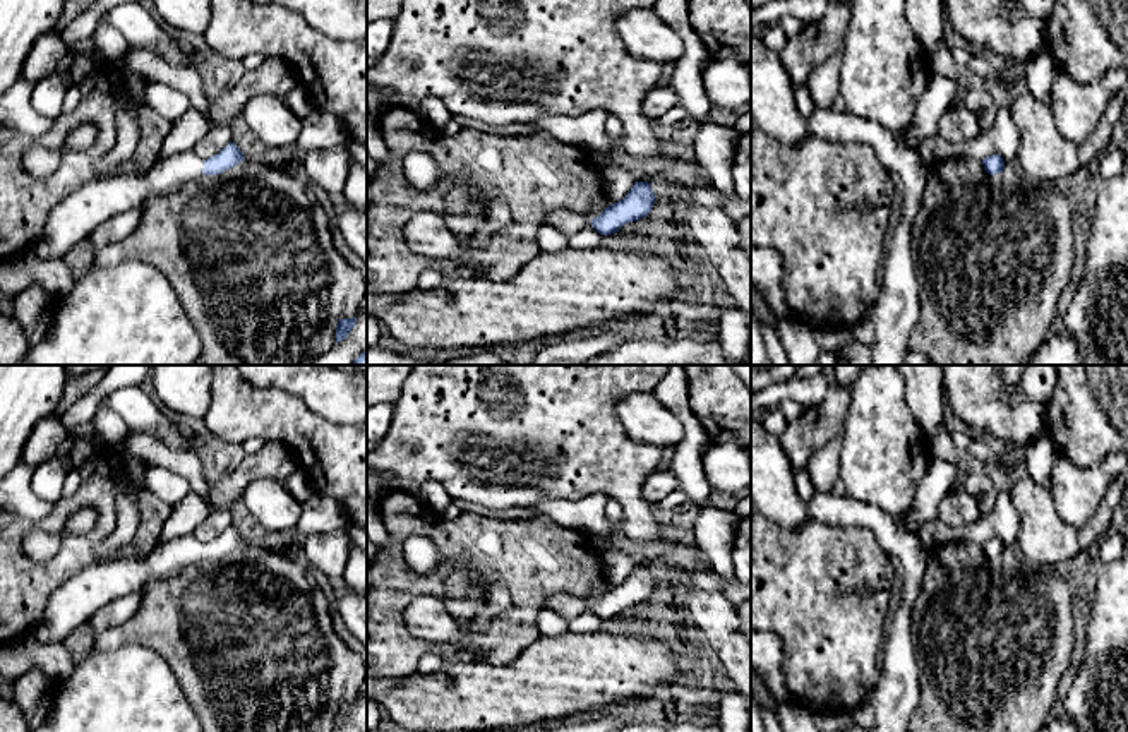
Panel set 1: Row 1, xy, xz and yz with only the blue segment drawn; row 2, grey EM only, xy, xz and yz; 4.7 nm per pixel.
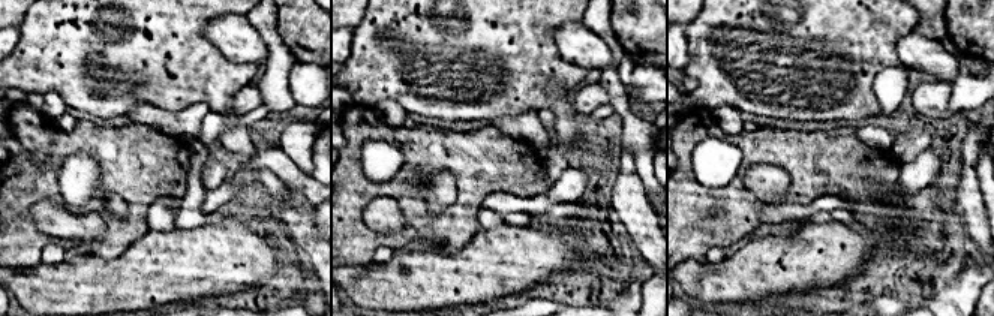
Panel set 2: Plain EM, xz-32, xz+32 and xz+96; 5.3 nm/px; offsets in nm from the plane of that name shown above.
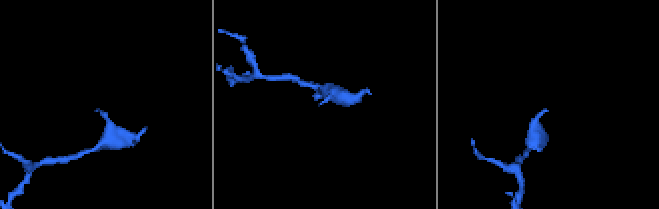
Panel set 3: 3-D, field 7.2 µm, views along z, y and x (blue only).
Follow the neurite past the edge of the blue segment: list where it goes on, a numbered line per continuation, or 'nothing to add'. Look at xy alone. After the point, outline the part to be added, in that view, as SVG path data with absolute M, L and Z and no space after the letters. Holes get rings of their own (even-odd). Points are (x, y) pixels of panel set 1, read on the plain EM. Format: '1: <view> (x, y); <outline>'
1: xy (107, 578); M194 535L156 545L139 557L94 557L91 564L60 585L31 634L41 643L63 639L111 600L142 588L151 578L166 578L175 569L202 561L204 543Z

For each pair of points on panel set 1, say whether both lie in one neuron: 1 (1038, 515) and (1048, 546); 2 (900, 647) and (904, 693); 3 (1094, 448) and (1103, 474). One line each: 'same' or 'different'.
1: same
2: same
3: different

